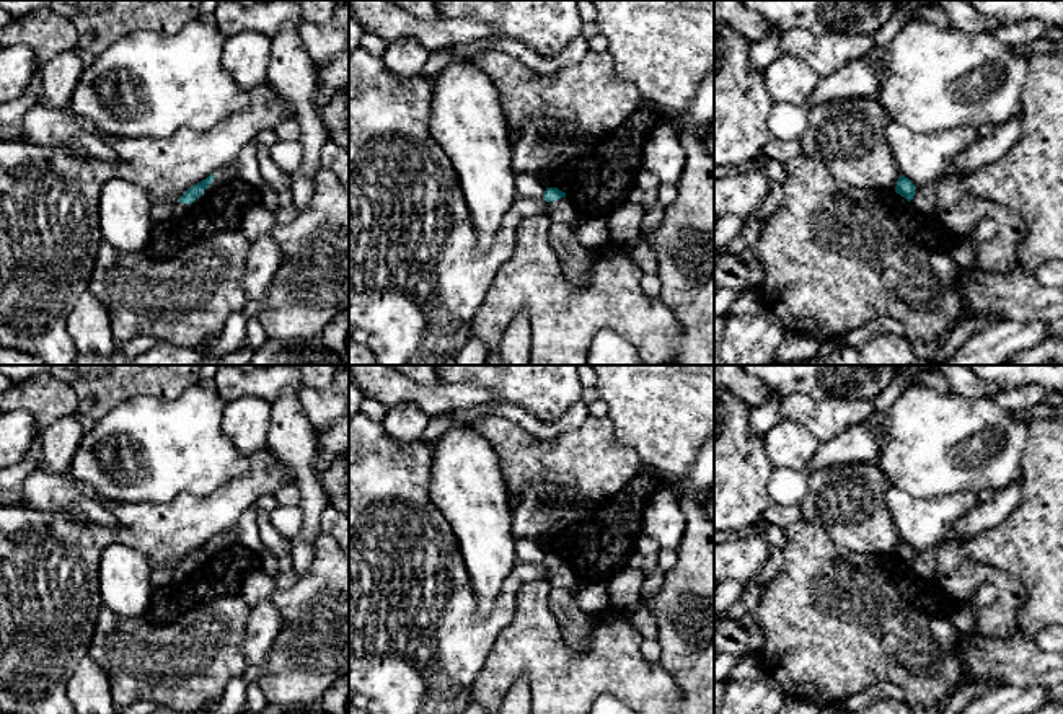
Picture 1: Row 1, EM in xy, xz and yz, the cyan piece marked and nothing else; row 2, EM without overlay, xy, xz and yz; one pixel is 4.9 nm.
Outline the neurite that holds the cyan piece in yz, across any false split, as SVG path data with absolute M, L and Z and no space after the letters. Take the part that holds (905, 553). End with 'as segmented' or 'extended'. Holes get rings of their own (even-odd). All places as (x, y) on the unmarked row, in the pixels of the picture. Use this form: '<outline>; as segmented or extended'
M900 540L895 558L905 562L921 580L936 584L936 548L916 553L908 543Z; extended

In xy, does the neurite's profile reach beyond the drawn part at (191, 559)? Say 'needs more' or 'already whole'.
needs more

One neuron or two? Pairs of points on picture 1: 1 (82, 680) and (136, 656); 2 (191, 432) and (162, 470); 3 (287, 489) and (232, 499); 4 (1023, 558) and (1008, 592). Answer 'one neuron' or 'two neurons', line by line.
1: two neurons
2: one neuron
3: two neurons
4: two neurons

